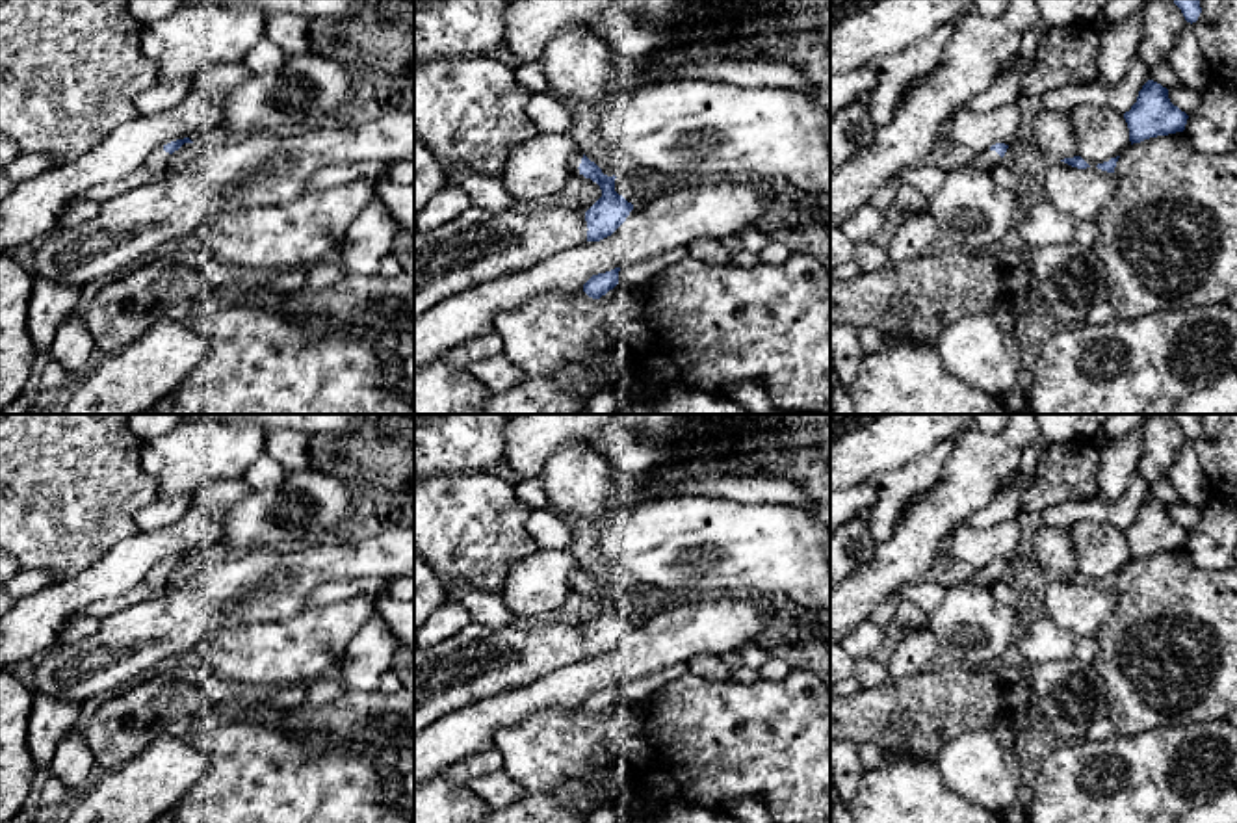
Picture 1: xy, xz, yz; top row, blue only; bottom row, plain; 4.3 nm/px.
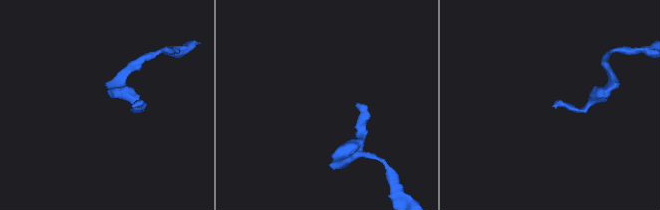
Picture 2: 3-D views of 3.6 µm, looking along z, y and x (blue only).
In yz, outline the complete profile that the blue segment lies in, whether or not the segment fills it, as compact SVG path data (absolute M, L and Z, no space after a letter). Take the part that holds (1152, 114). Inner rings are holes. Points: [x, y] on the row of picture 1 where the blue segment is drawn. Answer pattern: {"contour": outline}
{"contour": "M1148 80L1124 119L1133 145L1150 137L1183 132L1189 115L1170 102L1166 87Z"}

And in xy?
{"contour": "M189 137L171 141L163 147L158 147L150 152L150 156L145 160L145 165L149 169L160 171L169 167L171 154L178 150L184 143L193 143Z"}

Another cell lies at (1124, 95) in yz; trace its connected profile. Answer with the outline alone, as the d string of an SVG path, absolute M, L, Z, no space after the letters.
M1135 56L1124 80L1111 91L1107 104L1124 115L1137 102L1139 91L1148 80L1148 65L1139 56Z

